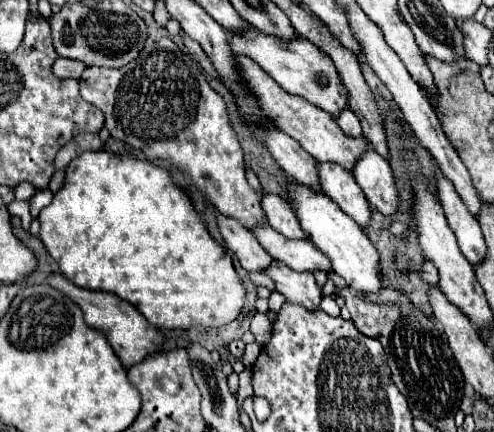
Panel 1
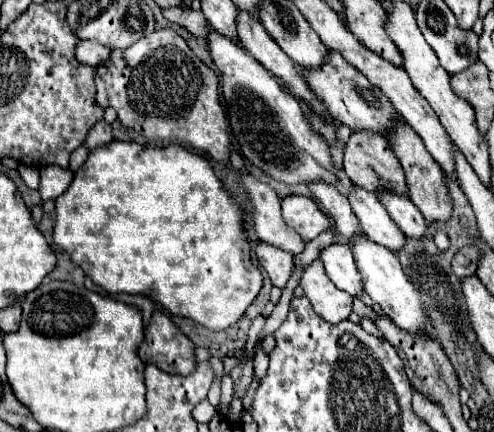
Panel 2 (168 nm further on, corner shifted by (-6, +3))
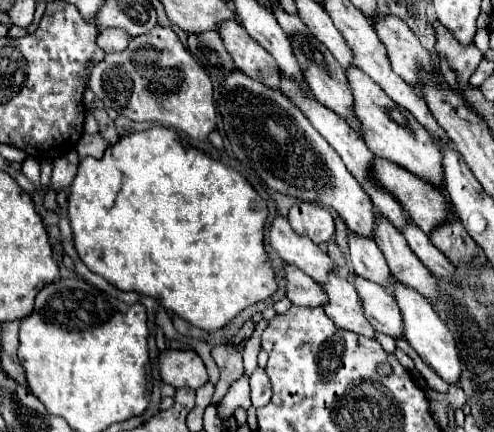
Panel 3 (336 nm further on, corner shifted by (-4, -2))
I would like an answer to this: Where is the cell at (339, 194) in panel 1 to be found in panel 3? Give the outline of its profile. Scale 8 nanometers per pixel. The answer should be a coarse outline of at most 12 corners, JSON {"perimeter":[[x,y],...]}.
{"perimeter":[[378,213],[374,241],[392,275],[430,301],[436,283]]}

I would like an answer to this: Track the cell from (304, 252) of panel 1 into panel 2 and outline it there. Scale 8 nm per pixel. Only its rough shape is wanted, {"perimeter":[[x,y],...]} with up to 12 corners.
{"perimeter":[[348,246],[322,250],[326,274],[352,298],[364,294]]}

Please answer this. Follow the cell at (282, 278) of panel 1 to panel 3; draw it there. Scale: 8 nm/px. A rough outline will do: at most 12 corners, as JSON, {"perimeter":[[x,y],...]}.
{"perimeter":[[330,271],[320,287],[328,295],[324,313],[366,337],[374,329],[364,317],[348,279]]}

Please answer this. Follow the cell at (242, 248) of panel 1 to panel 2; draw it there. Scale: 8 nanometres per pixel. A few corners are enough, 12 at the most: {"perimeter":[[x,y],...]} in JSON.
{"perimeter":[[266,242],[258,262],[272,284],[284,288],[294,268],[292,254]]}

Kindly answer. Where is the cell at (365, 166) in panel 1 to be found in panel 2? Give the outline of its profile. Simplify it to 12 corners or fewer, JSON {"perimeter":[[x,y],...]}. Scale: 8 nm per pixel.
{"perimeter":[[406,196],[378,198],[408,238],[424,240],[428,224]]}

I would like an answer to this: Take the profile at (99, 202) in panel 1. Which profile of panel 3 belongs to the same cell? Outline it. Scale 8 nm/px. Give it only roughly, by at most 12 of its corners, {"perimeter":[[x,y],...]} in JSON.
{"perimeter":[[160,125],[86,157],[82,263],[208,333],[276,291],[268,203]]}

